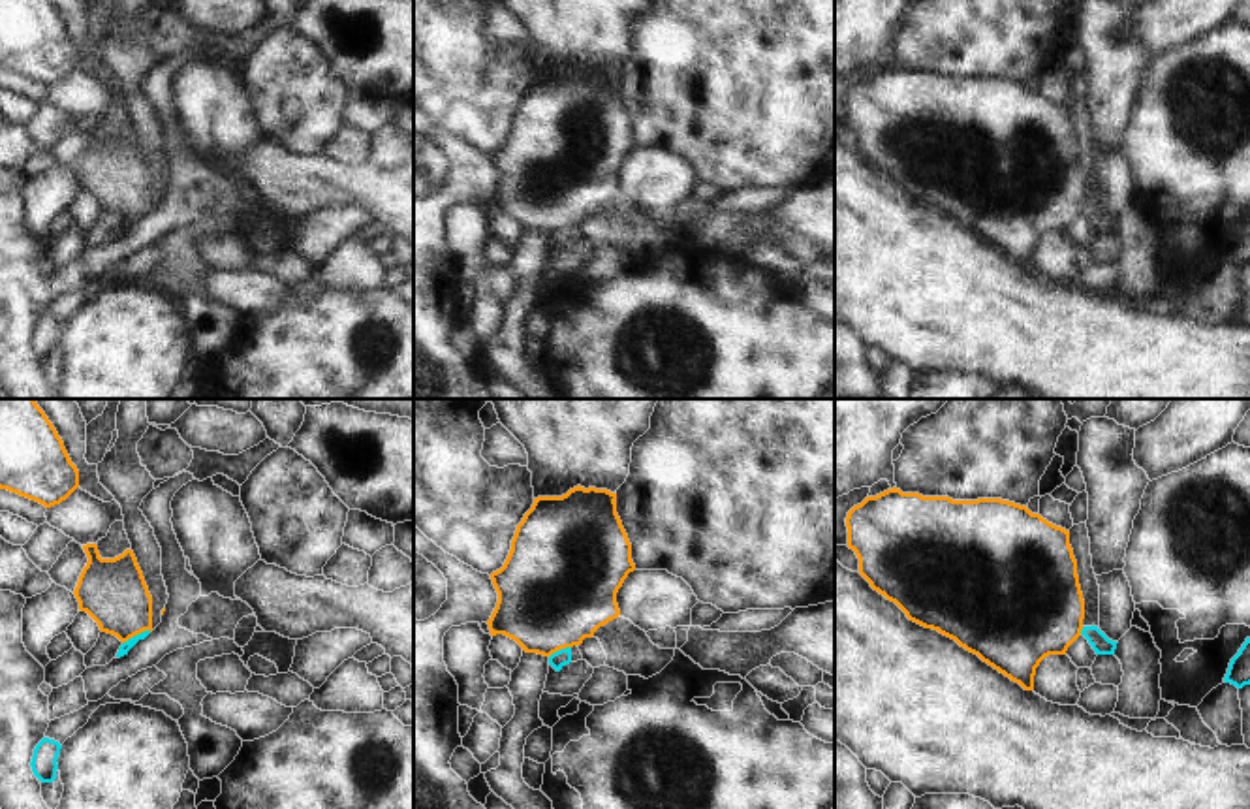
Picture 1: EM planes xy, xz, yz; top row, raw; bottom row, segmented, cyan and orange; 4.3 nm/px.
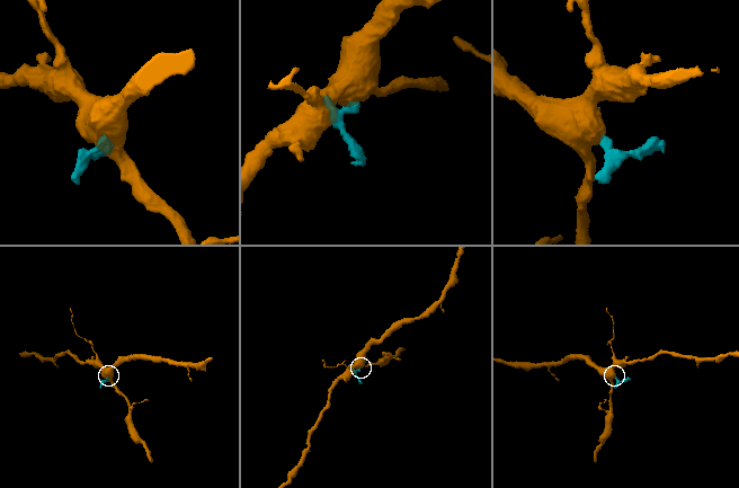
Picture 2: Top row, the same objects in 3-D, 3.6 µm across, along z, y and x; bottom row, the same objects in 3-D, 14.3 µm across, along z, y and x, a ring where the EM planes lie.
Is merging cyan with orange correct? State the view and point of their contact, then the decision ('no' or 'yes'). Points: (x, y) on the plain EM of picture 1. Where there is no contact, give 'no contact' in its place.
meets cyan in xy at (138, 213); no

